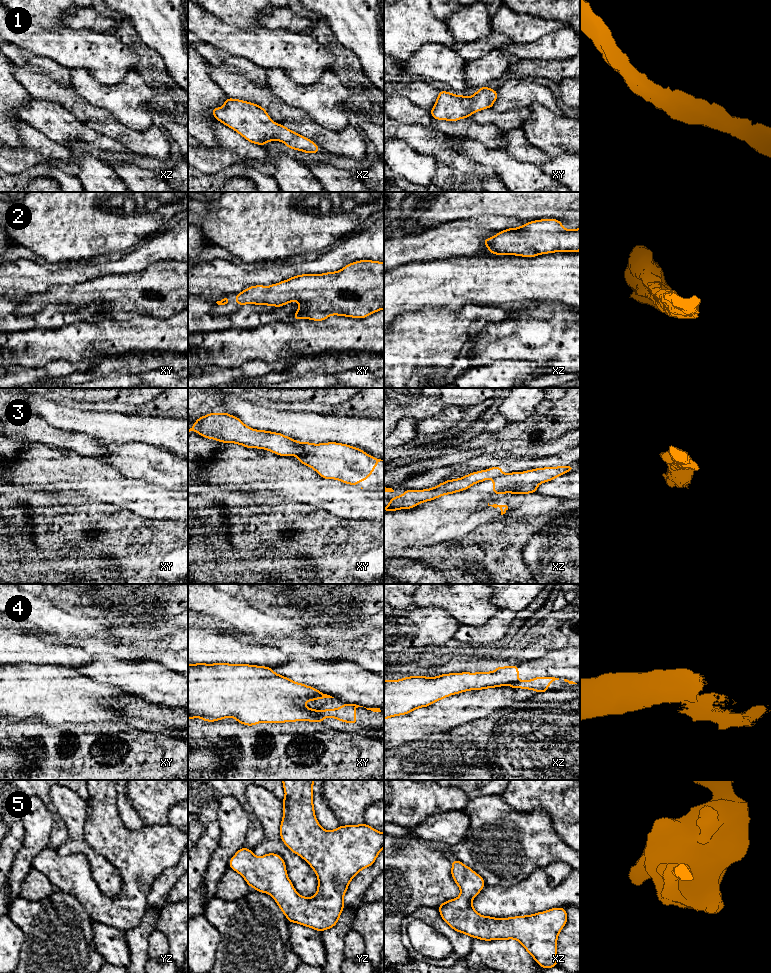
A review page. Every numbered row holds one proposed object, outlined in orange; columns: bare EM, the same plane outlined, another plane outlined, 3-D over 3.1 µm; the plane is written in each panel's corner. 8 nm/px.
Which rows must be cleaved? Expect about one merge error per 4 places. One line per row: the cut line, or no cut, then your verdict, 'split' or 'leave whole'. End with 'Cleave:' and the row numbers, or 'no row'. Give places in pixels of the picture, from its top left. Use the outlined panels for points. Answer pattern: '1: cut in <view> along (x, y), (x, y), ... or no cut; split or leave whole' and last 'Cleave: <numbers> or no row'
1: no cut; leave whole
2: no cut; leave whole
3: cut in xy along (300, 443), (301, 450), (297, 454); split
4: cut in xz along (520, 681), (510, 685); split
5: no cut; leave whole
Cleave: 3, 4

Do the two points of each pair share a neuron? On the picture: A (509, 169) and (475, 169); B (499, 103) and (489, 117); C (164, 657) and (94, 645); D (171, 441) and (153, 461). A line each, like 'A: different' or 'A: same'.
A: different
B: different
C: different
D: different

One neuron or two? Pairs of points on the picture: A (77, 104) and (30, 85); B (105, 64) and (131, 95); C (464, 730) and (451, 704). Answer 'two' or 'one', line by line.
A: one
B: two
C: two

